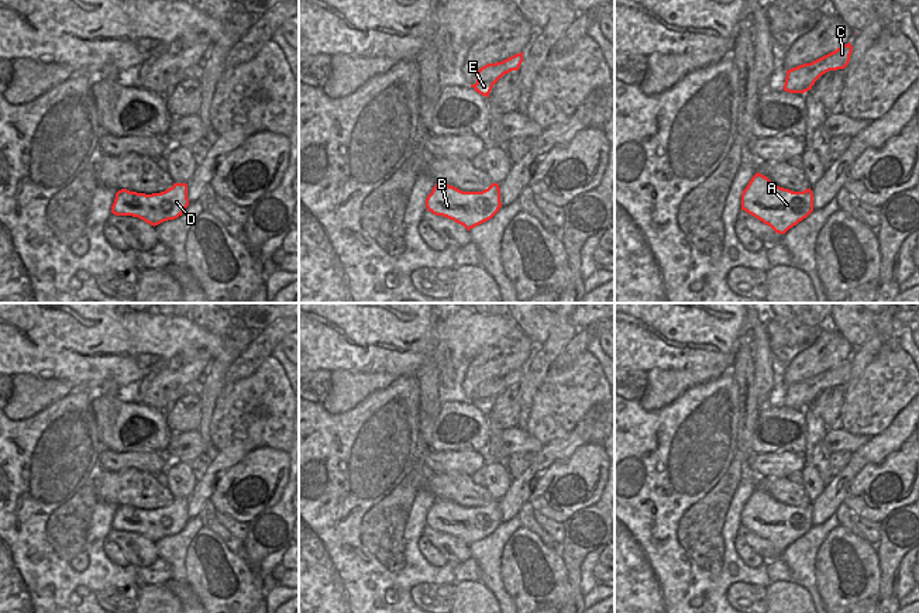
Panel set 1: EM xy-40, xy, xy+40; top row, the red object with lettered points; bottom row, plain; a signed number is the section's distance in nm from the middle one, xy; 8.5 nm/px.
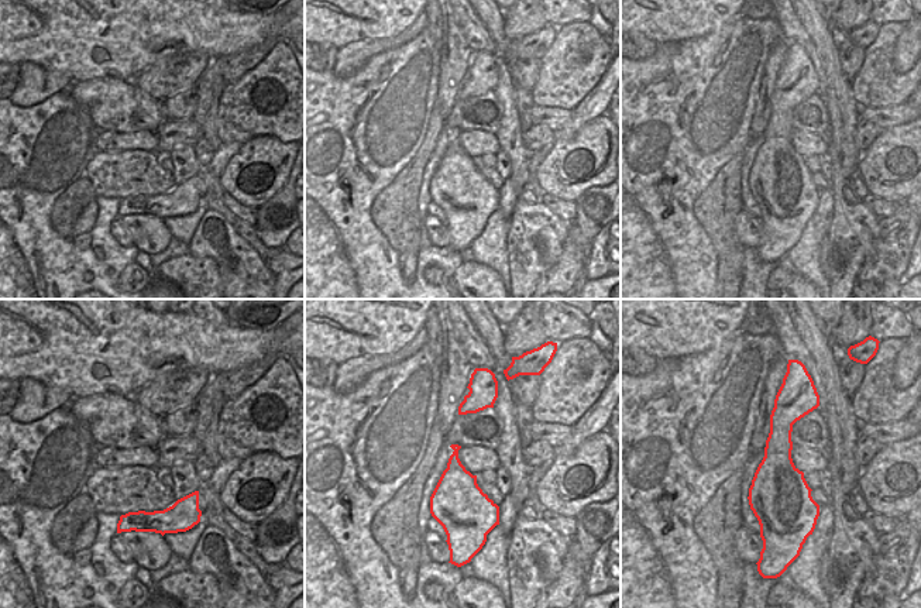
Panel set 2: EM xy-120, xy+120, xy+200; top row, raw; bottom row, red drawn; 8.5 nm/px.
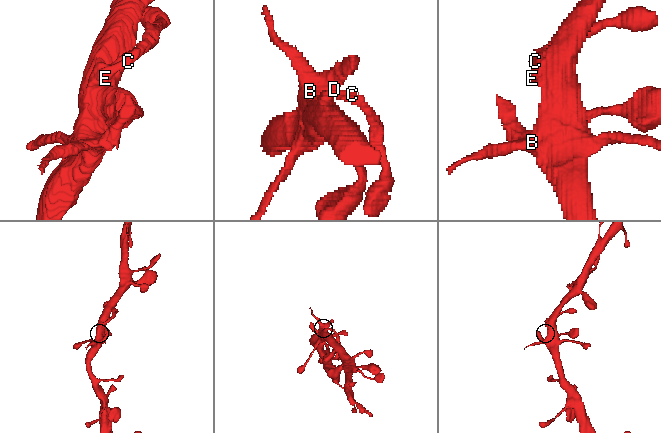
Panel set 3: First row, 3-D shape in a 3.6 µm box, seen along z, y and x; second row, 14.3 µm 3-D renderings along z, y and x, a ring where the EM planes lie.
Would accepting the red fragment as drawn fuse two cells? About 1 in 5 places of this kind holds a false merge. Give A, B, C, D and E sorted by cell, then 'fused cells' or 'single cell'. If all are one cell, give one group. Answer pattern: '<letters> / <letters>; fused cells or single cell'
A B D E / C; fused cells

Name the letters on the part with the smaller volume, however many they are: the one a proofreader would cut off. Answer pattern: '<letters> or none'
C

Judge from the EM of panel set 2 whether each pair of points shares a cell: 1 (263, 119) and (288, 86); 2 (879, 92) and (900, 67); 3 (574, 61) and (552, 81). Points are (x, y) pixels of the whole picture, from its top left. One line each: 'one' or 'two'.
1: one
2: two
3: one

